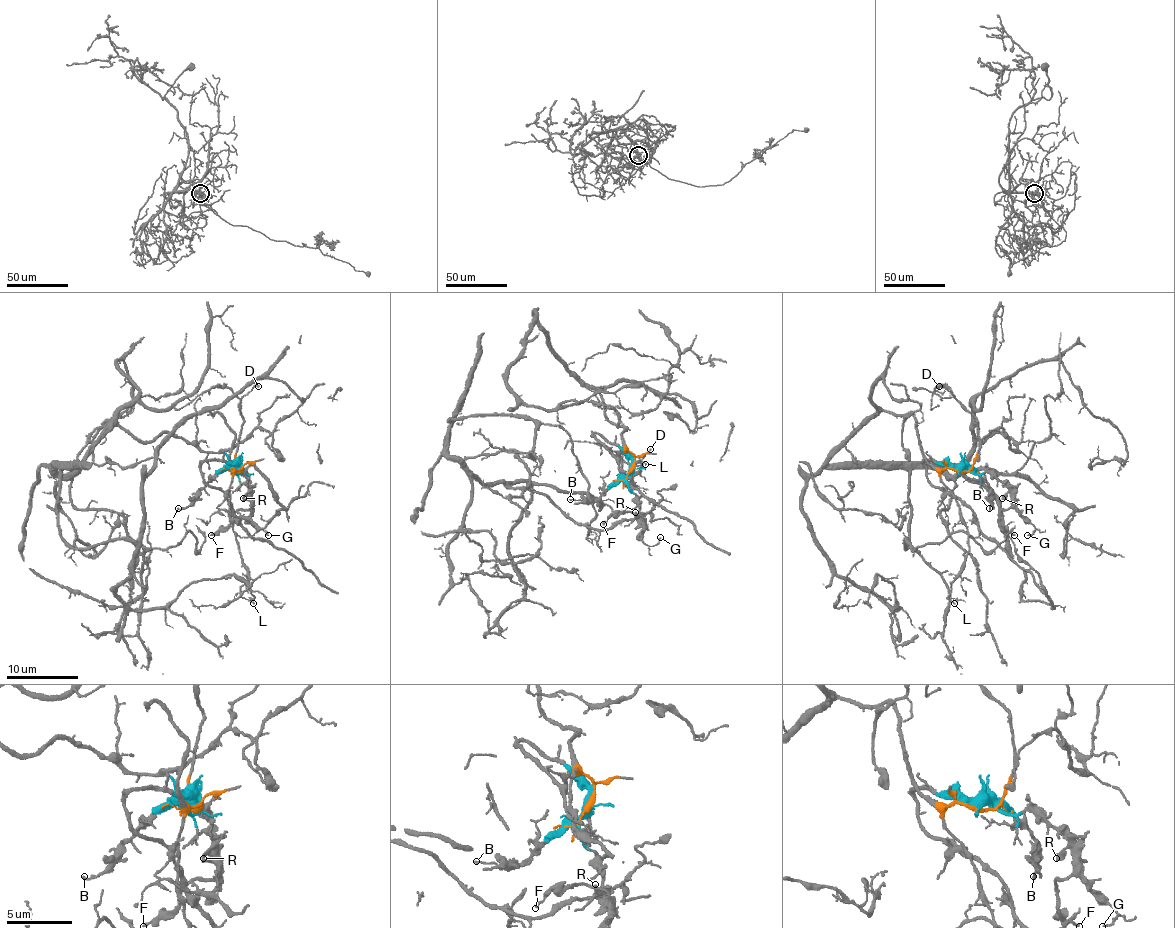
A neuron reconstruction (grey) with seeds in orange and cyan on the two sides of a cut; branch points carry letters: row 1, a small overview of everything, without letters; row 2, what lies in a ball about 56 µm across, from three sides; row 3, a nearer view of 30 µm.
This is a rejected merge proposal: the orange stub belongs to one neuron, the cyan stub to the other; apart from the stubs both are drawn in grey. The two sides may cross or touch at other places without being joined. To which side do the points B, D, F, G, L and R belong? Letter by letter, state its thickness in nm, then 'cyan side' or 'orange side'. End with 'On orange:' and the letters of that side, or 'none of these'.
B: 150 nm thick; cyan side
D: 160 nm thick; orange side
F: 150 nm thick; cyan side
G: 130 nm thick; cyan side
L: 140 nm thick; orange side
R: 240 nm thick; cyan side
On orange: D, L

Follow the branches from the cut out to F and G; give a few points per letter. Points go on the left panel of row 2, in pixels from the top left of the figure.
F: (239, 470), (234, 471), (244, 473), (252, 504), (250, 509), (237, 511), (228, 524), (210, 534)
G: (239, 470), (234, 471), (244, 473), (250, 502), (248, 520), (268, 534)

